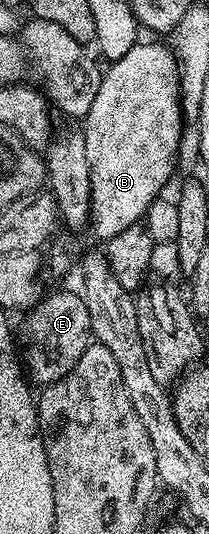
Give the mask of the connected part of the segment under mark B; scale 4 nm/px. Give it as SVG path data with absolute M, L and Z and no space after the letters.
M134 44L122 59L111 62L107 68L103 70L93 105L82 118L86 163L90 163L90 230L100 243L108 242L119 232L137 224L149 206L165 192L163 189L167 187L172 172L178 169L180 134L185 129L180 111L179 67L175 52L168 45Z

